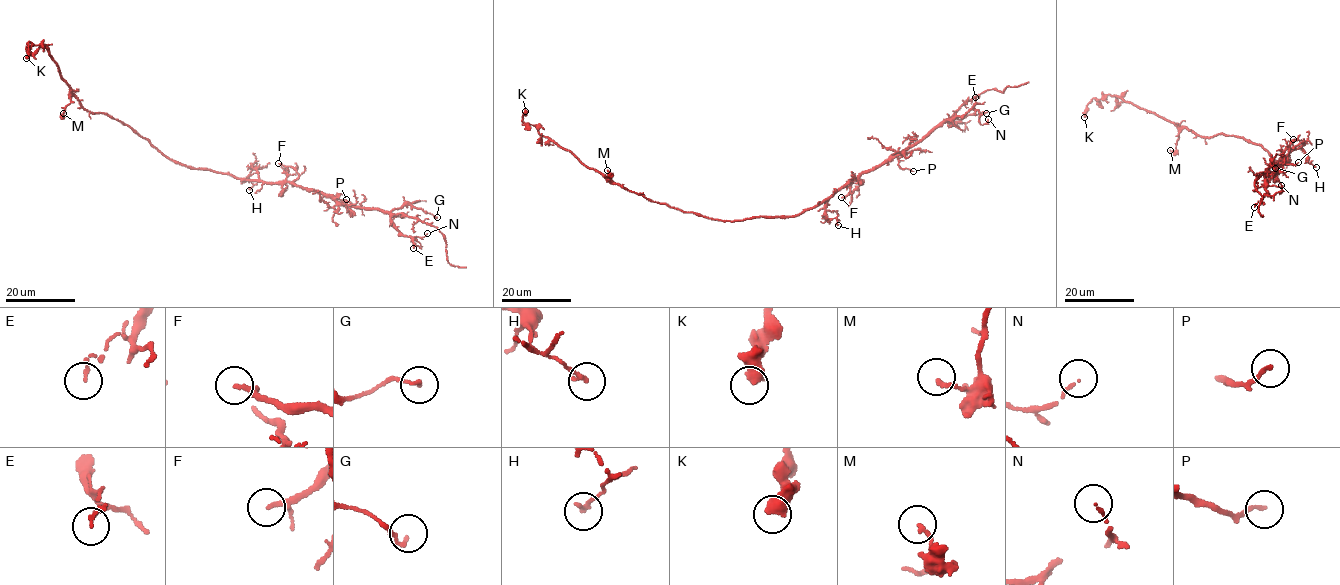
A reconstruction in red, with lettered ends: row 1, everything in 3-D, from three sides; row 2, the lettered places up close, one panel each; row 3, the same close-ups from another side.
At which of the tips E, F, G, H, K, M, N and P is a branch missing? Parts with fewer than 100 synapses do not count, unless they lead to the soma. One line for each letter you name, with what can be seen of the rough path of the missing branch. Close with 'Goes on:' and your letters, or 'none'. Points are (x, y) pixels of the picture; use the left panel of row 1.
Goes on: none

